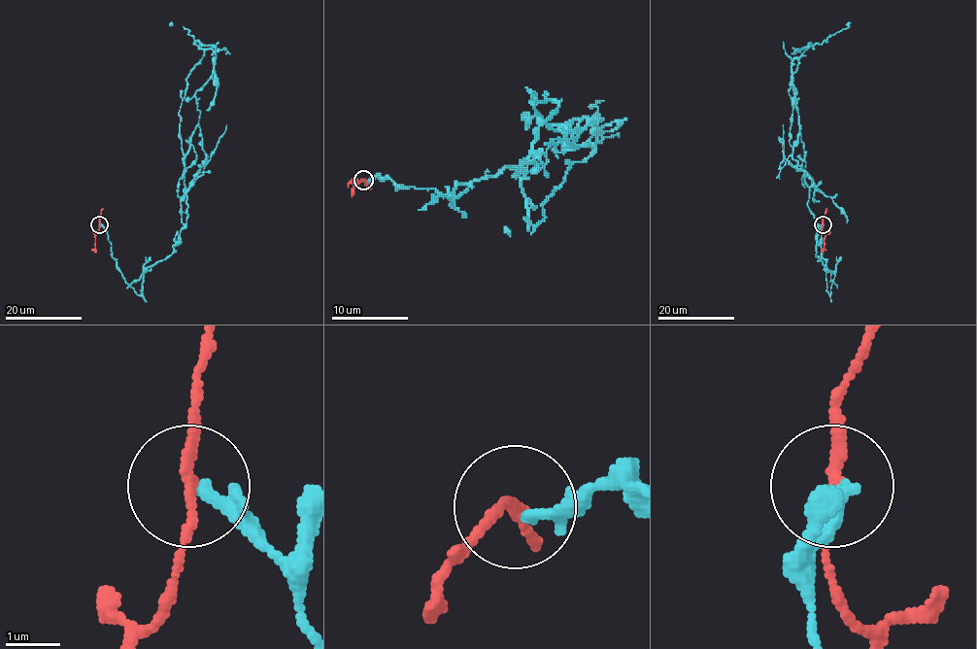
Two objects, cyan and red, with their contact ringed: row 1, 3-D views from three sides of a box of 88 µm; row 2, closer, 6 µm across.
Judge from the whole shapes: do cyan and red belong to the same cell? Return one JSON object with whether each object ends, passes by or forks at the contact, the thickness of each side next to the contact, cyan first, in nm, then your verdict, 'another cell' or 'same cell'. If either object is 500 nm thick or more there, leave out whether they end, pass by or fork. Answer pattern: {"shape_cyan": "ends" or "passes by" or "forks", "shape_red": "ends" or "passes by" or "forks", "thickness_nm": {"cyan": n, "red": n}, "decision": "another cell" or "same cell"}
{"shape_cyan": "ends", "shape_red": "passes by", "thickness_nm": {"cyan": 240, "red": 170}, "decision": "another cell"}

